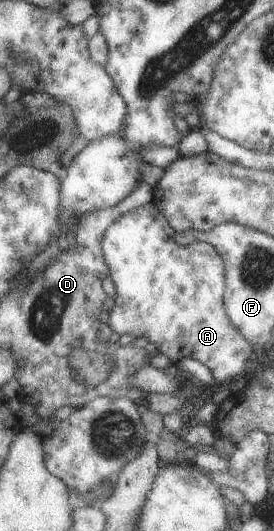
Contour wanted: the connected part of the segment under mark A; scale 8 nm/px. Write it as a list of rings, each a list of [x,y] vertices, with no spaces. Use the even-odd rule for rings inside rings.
[[[151,203],[124,212],[110,226],[106,226],[103,239],[100,240],[100,252],[102,262],[106,263],[107,283],[113,288],[113,306],[103,313],[102,320],[116,334],[128,334],[142,343],[155,344],[155,352],[167,357],[171,364],[184,356],[198,360],[210,370],[212,381],[223,387],[244,375],[246,360],[254,346],[238,334],[224,314],[224,268],[217,252],[212,246],[197,240],[178,246],[173,241],[173,232],[166,218]]]

